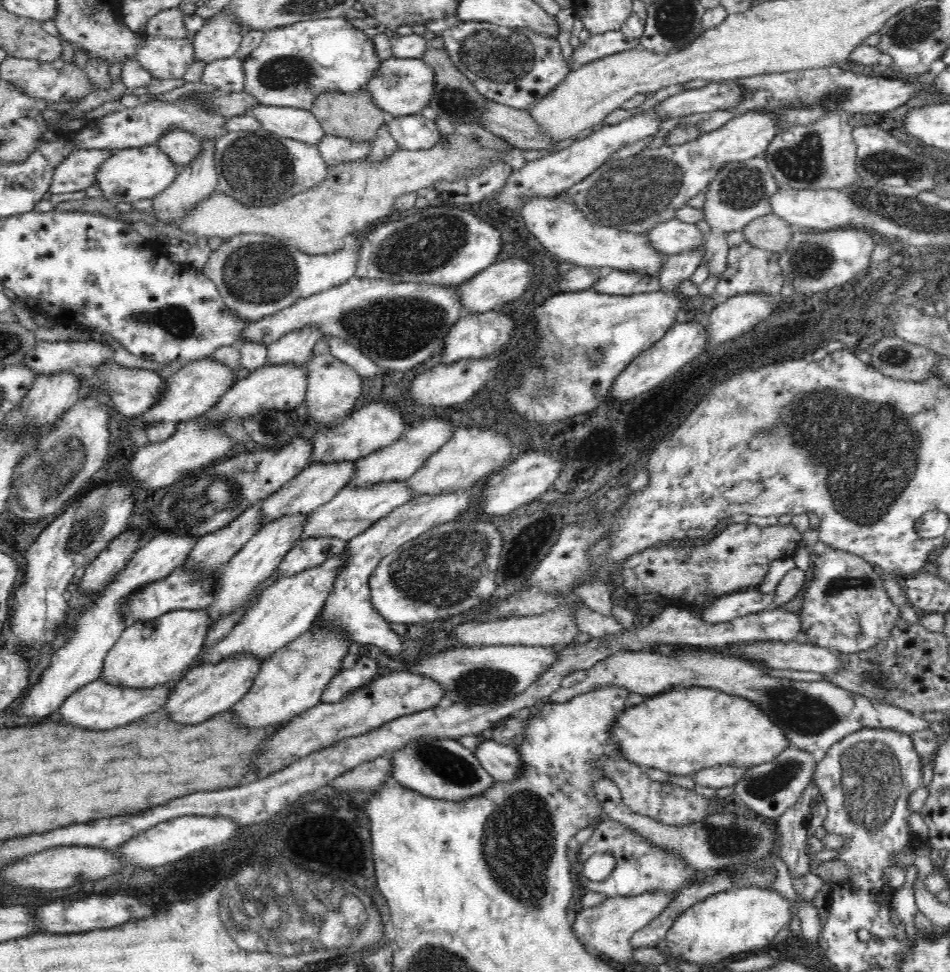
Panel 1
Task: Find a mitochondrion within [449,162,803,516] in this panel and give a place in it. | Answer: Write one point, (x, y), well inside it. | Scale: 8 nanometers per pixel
(743, 189)

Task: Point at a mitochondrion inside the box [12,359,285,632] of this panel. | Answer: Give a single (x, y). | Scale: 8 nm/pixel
(56, 468)

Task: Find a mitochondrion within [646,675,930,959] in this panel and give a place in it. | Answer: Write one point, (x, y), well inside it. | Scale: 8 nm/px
(871, 778)

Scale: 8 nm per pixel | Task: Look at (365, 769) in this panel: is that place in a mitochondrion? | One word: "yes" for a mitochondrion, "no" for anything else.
no

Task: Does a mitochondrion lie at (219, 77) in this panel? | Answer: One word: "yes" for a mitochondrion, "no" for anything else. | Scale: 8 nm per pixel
no

